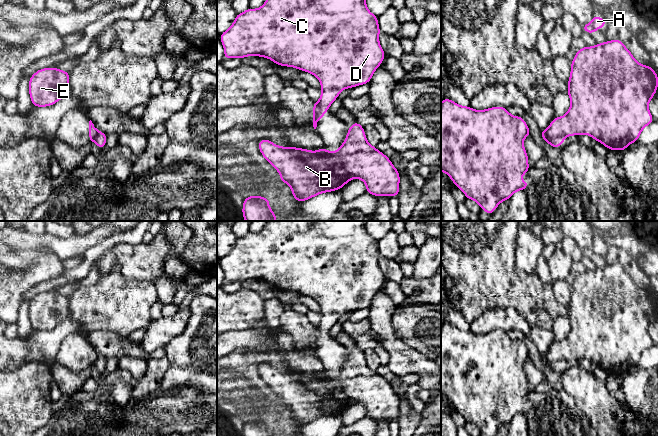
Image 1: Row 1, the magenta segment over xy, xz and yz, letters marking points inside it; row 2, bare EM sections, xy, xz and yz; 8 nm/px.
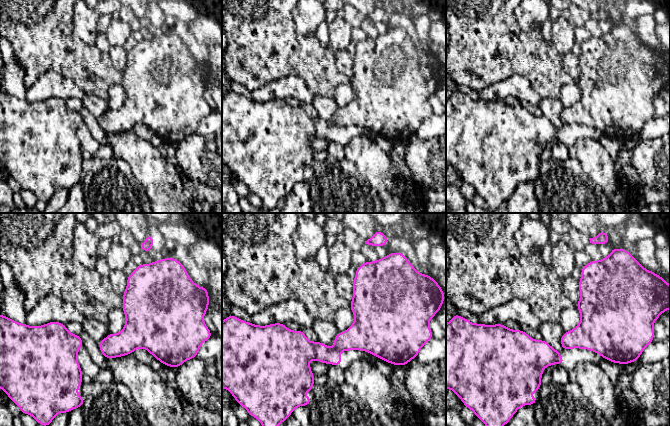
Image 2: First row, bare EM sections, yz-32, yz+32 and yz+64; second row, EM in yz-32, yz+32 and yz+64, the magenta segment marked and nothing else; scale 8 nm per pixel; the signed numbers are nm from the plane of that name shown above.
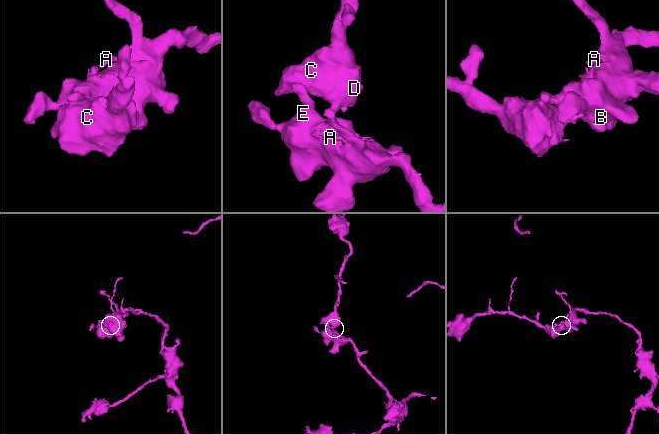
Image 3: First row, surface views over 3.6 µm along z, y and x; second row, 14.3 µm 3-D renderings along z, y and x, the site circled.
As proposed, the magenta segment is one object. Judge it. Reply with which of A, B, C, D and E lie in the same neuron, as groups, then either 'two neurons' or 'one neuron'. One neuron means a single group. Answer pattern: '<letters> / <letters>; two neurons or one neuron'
A B E / C D; two neurons

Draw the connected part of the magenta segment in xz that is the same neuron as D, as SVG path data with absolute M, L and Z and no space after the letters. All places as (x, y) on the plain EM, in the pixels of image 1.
M268 221L265 227L258 233L248 232L236 239L233 248L220 258L220 265L224 271L224 283L234 281L245 282L247 280L260 280L271 283L277 290L297 292L316 300L321 307L321 320L318 325L320 335L318 345L323 343L323 338L328 336L329 330L338 322L339 318L347 312L354 312L359 309L370 307L372 299L381 289L385 282L385 276L379 267L380 251L378 240L372 238L366 230L366 221Z

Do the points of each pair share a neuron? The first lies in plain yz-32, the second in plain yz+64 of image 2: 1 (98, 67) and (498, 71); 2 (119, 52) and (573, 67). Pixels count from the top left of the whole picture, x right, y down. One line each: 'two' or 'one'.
1: one
2: one

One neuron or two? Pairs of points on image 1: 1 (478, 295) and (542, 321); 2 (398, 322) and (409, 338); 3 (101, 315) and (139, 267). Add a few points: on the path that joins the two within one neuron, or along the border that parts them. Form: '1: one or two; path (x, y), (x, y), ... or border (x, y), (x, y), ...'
1: one; path (494, 295), (513, 295), (526, 308)
2: one; path (402, 326), (408, 334)
3: two; border (106, 274), (117, 265), (126, 280), (152, 281)

